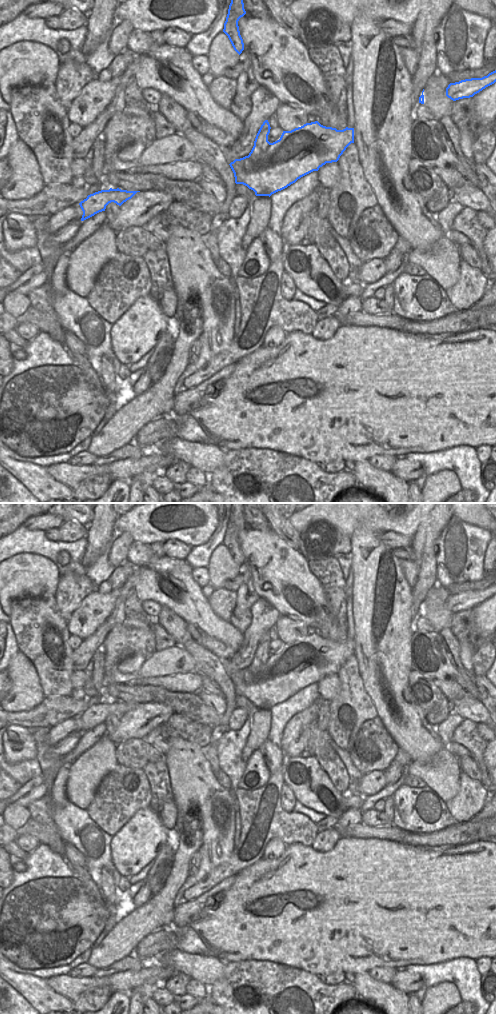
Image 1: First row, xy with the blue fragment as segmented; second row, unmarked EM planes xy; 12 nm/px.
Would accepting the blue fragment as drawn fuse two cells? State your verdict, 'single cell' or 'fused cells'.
fused cells

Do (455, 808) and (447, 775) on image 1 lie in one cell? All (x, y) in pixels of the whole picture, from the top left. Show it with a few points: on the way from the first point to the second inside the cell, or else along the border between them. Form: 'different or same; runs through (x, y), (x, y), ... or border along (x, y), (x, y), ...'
different; border along (459, 775), (459, 790), (445, 802)

